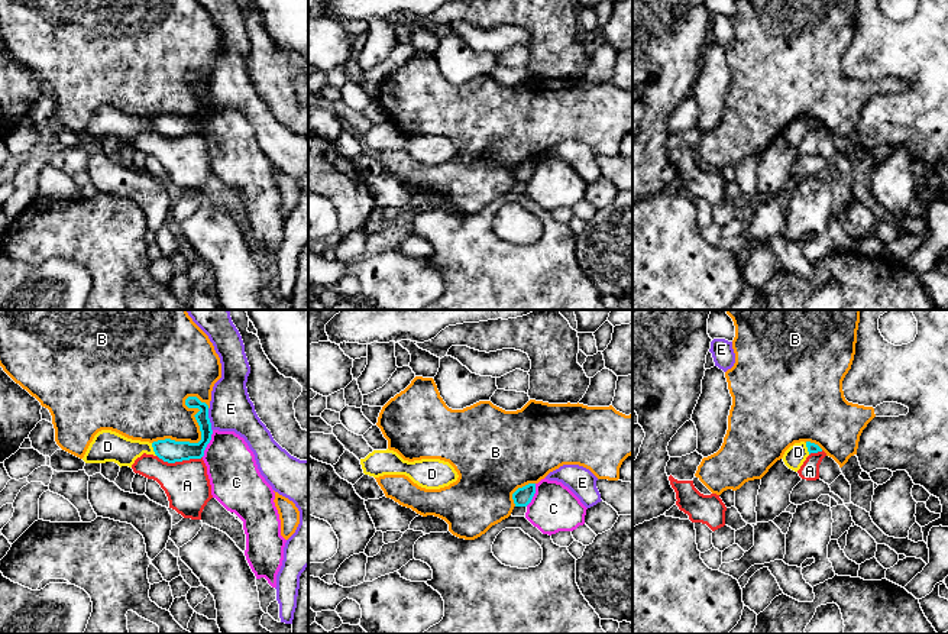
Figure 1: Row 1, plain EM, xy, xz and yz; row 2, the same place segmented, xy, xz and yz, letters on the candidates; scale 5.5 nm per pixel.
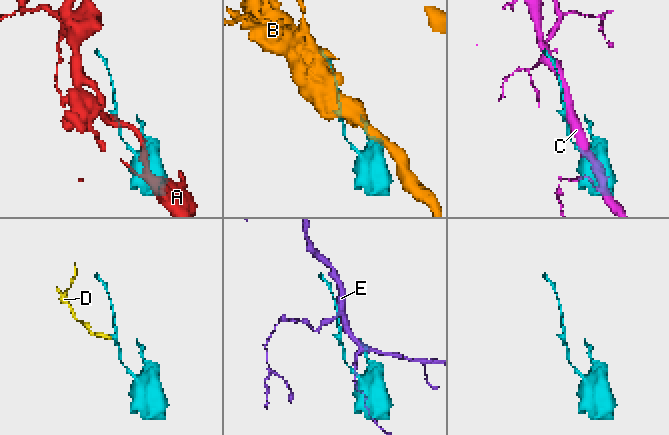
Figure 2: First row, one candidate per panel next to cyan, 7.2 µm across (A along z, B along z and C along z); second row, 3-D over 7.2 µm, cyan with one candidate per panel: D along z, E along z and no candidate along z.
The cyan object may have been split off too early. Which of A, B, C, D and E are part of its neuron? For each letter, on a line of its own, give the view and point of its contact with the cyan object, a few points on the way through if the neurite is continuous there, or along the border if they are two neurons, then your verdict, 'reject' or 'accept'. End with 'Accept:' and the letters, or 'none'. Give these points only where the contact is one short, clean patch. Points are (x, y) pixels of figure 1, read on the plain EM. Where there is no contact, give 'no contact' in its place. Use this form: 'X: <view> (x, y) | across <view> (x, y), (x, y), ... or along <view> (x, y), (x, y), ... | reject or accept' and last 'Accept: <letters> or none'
A: xy (180, 136) | along xy (157, 130), (168, 138), (201, 133) | reject
B: xy (200, 104) | reject
C: xy (209, 117) | reject
D: xy (154, 125) | along xy (151, 119), (157, 130) | reject
E: xy (209, 96) | reject
Accept: none

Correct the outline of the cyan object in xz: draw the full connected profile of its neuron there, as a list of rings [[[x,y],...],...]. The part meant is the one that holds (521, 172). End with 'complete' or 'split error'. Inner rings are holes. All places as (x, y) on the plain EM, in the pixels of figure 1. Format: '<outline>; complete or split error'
[[[528,159],[522,164],[518,164],[512,169],[515,182],[527,182],[531,178],[534,169],[536,169],[536,159]]]; complete

